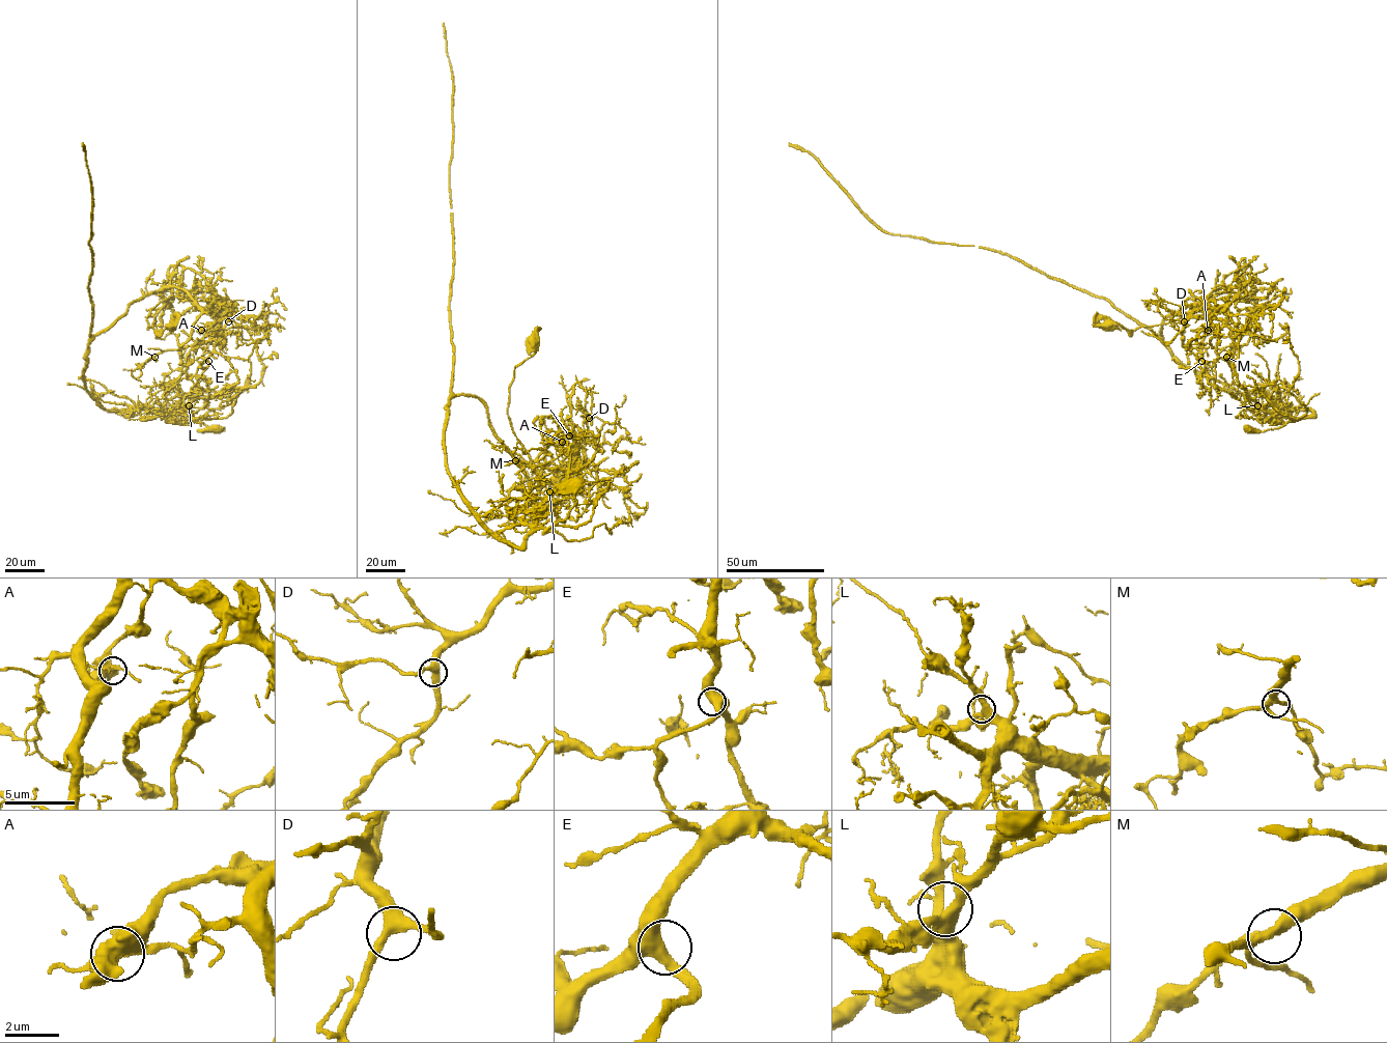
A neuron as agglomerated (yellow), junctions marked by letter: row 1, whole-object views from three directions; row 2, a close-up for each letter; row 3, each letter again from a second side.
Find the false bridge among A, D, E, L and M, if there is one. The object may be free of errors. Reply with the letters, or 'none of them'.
A

